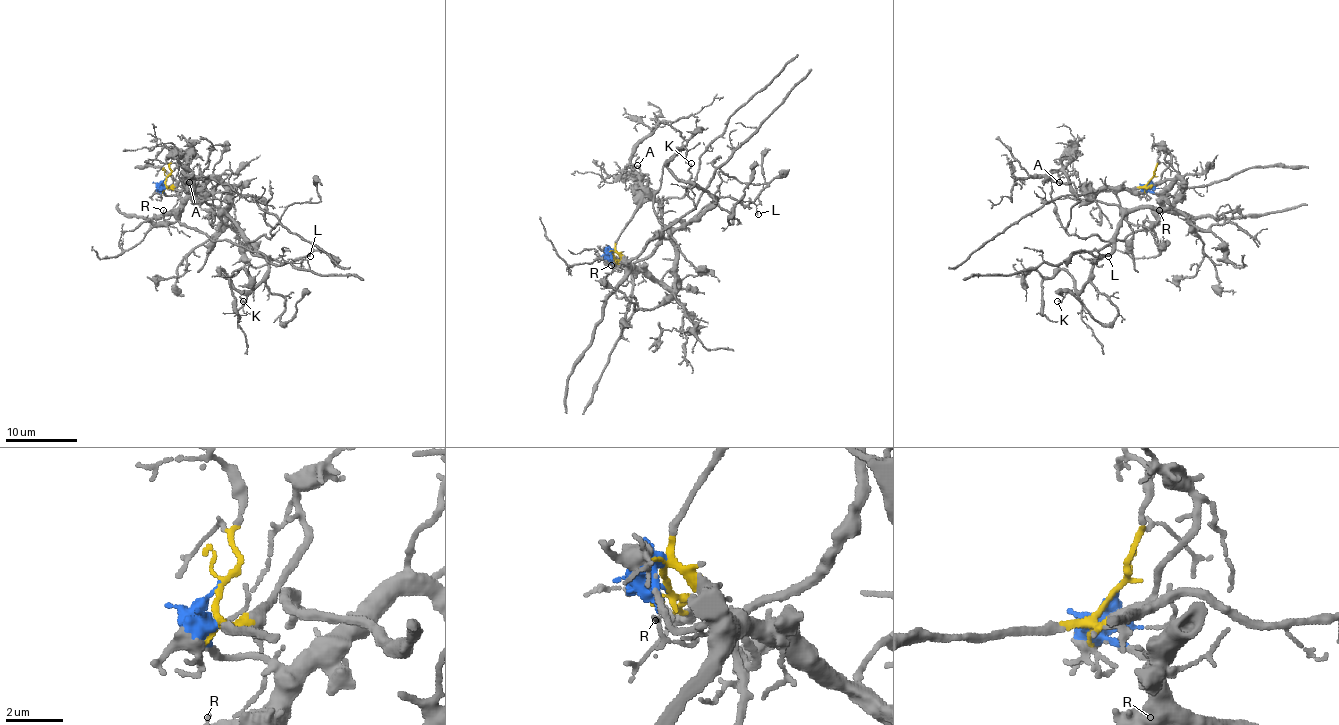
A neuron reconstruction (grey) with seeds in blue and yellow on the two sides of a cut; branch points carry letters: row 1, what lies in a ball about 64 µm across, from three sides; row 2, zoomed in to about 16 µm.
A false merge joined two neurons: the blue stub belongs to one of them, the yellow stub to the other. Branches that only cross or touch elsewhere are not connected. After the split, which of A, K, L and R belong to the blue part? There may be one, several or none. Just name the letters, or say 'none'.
K, L, R

